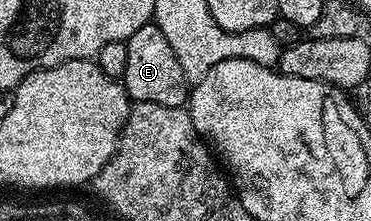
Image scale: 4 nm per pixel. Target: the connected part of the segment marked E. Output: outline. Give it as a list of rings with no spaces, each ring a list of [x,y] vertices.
[[[155,22],[146,23],[133,37],[126,39],[129,58],[125,64],[125,73],[121,80],[123,88],[135,103],[152,103],[153,105],[169,105],[182,107],[189,99],[189,84],[181,69],[181,61],[177,61],[169,41],[165,41],[165,33]]]

